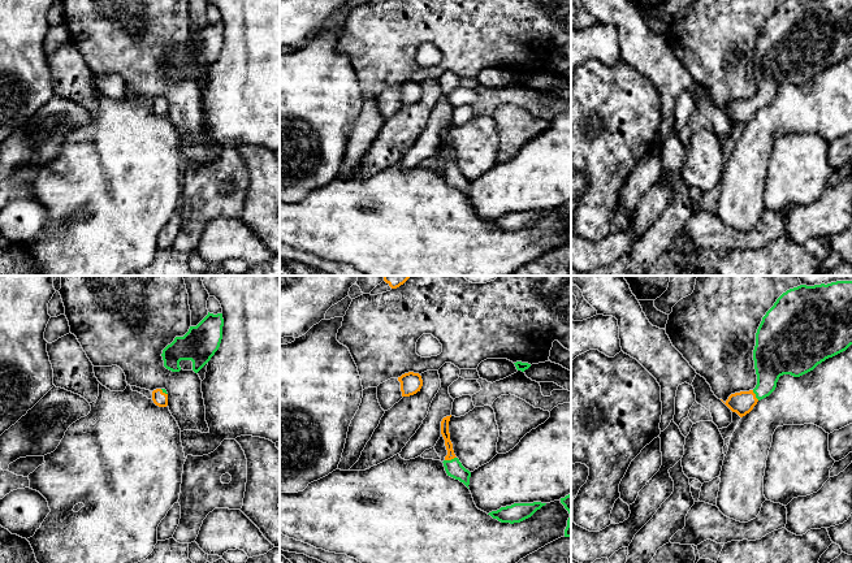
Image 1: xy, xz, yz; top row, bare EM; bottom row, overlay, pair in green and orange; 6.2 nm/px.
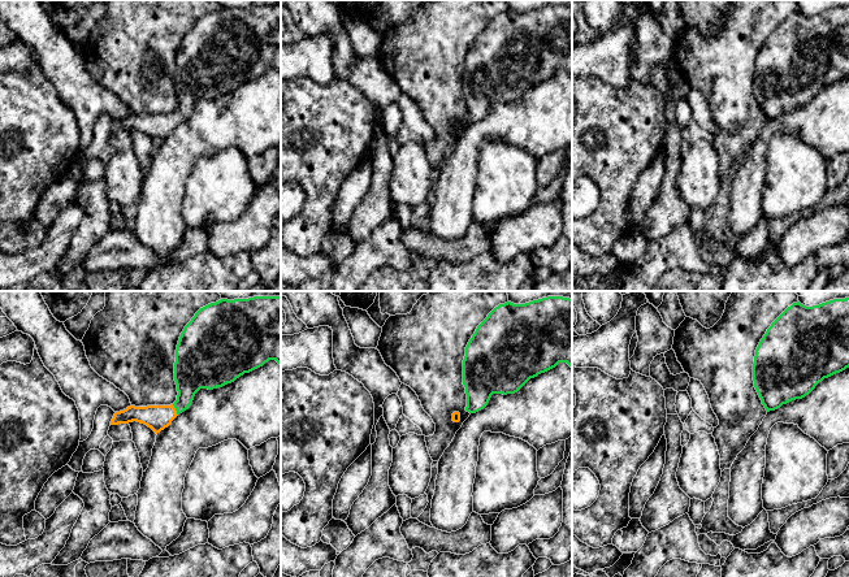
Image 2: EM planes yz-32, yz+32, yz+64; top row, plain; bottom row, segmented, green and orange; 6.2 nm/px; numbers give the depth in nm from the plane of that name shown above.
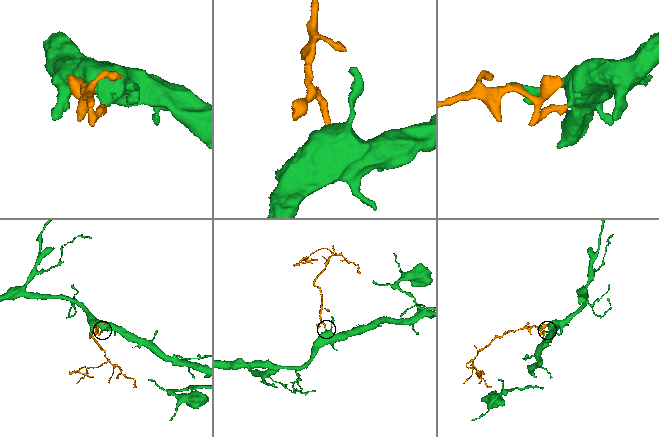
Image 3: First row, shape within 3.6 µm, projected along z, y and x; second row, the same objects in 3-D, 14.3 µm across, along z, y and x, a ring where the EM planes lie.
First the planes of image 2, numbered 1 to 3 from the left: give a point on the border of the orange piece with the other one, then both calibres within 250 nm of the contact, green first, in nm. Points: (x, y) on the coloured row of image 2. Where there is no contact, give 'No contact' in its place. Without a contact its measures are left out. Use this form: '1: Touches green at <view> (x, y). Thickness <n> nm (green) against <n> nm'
1: Touches green at yz-32 (176, 410). Thickness 220 nm (green) against 160 nm
2: No contact
3: No contact

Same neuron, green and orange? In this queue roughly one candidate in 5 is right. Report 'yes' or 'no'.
yes

